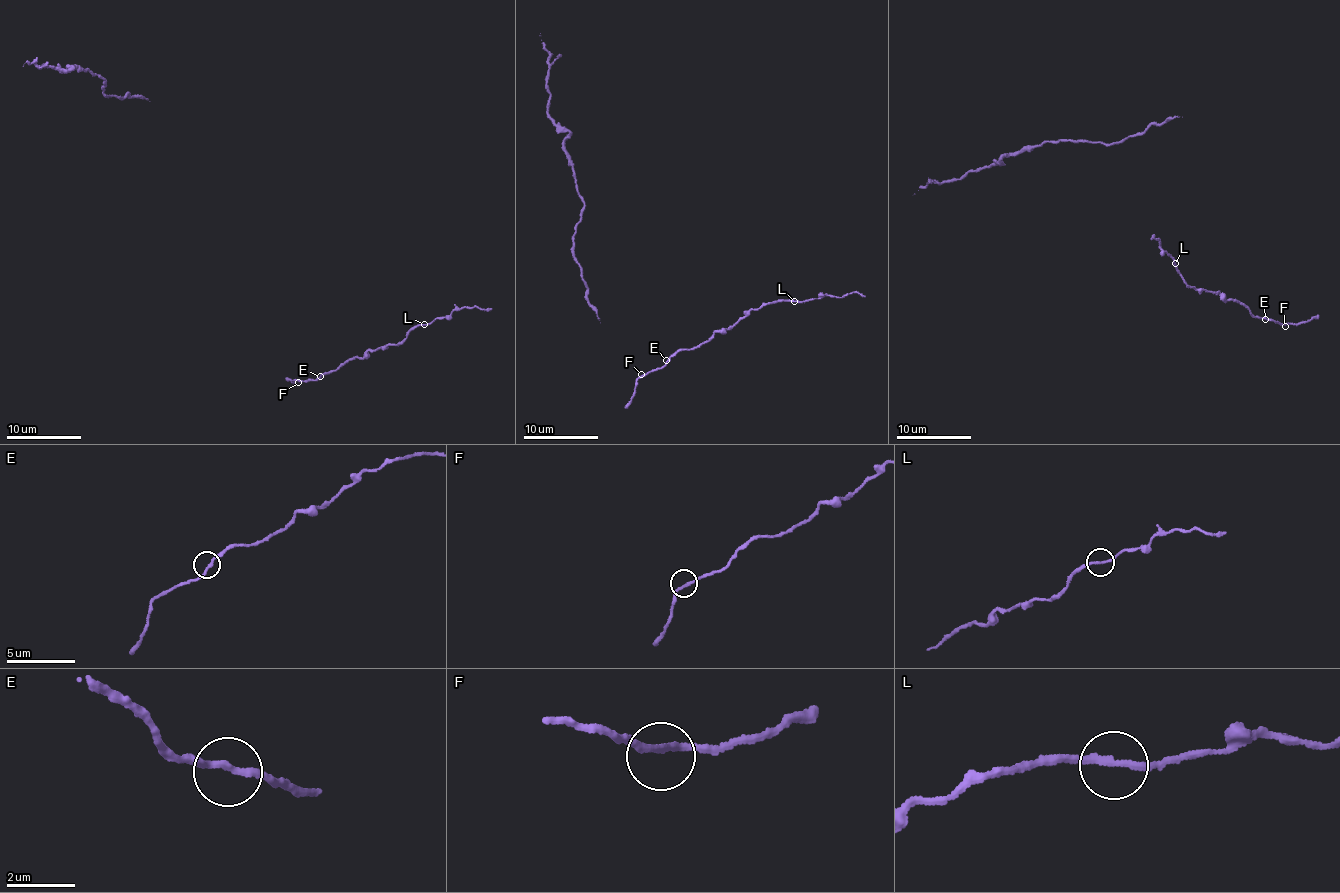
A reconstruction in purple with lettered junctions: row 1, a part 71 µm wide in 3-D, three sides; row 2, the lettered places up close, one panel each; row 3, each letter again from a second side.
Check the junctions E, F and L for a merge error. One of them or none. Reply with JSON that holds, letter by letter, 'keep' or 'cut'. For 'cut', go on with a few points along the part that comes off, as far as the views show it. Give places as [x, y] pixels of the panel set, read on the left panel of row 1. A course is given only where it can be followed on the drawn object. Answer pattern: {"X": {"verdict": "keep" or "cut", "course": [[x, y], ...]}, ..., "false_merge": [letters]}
{"E": {"verdict": "keep"}, "F": {"verdict": "keep"}, "L": {"verdict": "keep"}, "false_merge": []}

